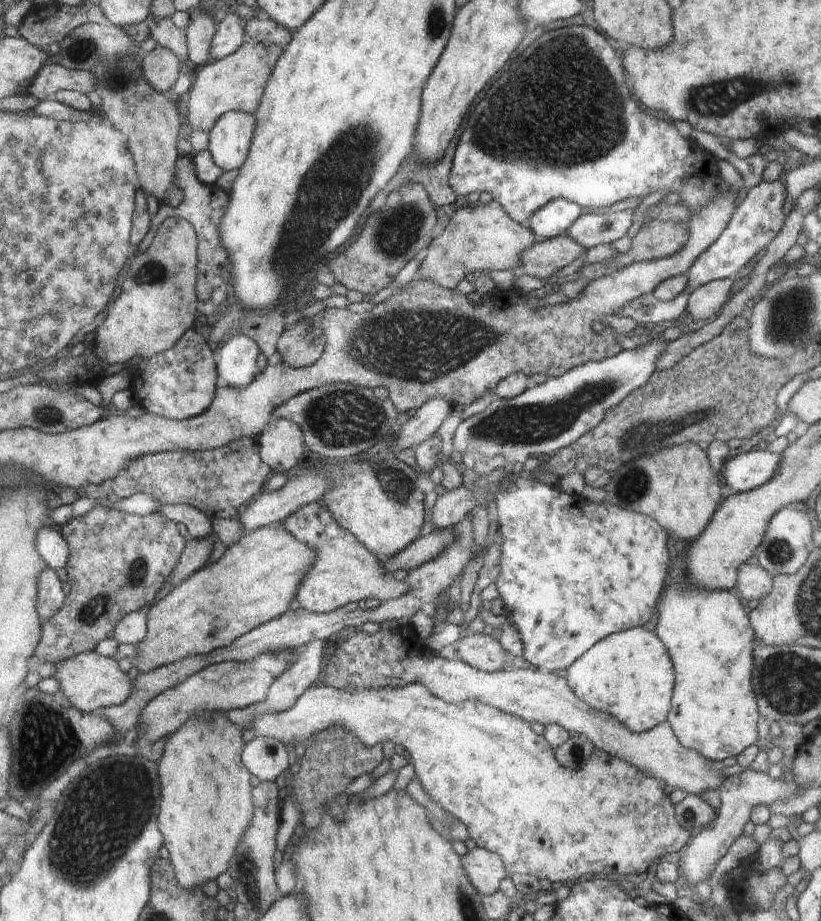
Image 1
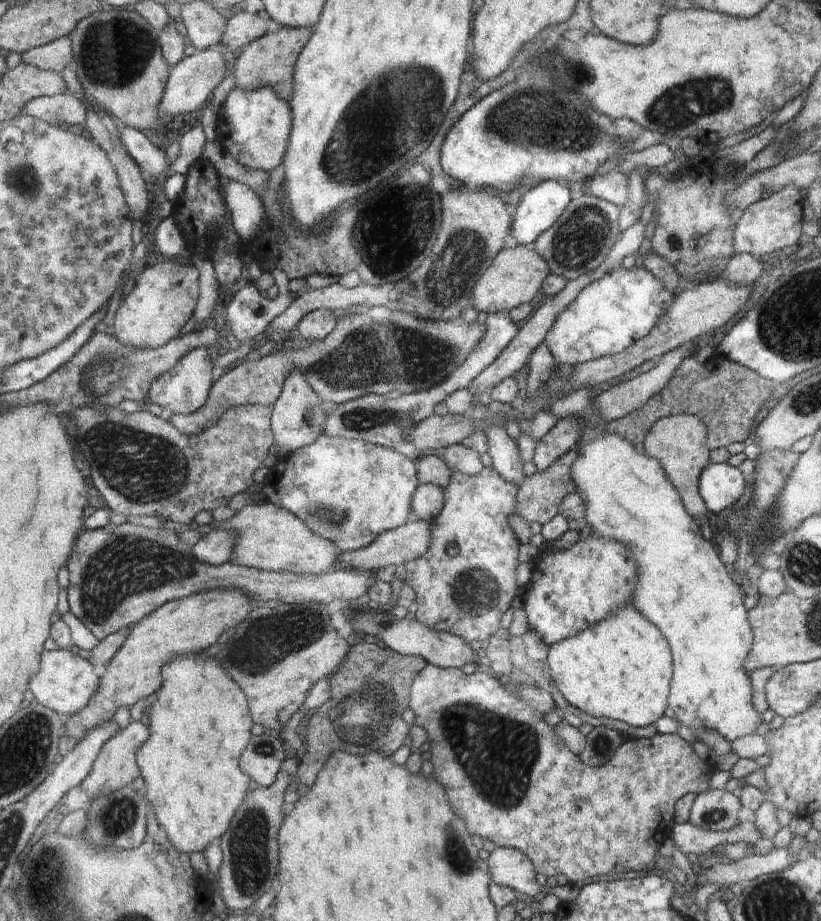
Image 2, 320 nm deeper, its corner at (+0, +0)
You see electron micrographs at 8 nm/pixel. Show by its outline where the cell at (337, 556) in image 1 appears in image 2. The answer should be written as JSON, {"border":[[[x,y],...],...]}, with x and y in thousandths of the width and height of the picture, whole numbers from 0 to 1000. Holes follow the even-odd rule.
{"border":[[[326,545],[300,548],[269,568],[266,573],[281,574],[287,580],[280,609],[318,620],[348,620],[358,623],[395,622],[404,613],[412,612],[417,602],[407,590],[385,580],[371,565],[363,562],[352,554]]]}

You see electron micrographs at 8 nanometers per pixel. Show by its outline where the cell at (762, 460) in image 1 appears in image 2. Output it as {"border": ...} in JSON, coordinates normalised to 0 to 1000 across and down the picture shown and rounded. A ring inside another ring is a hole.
{"border":[[[864,503],[851,519],[851,535],[865,558],[892,550],[906,536],[910,519],[887,503]]]}

